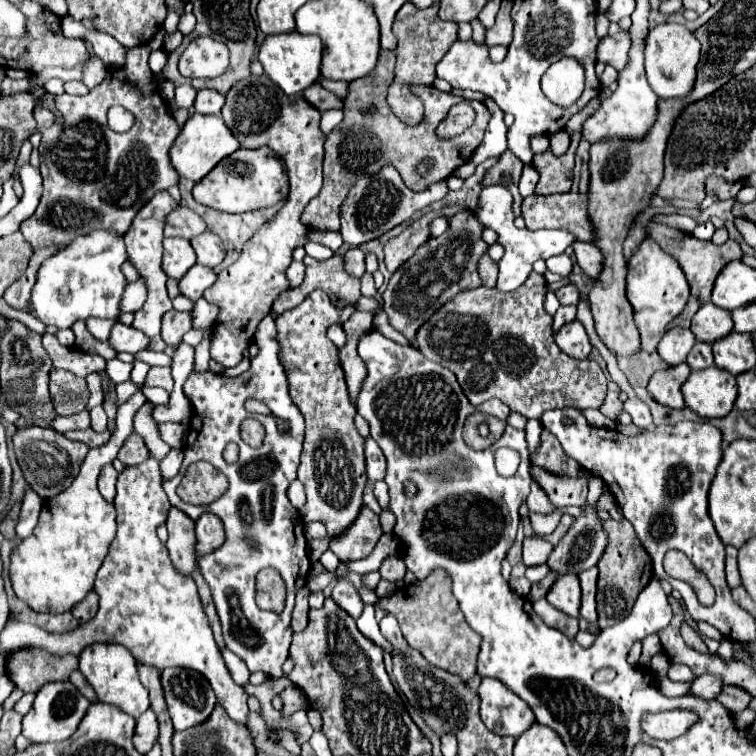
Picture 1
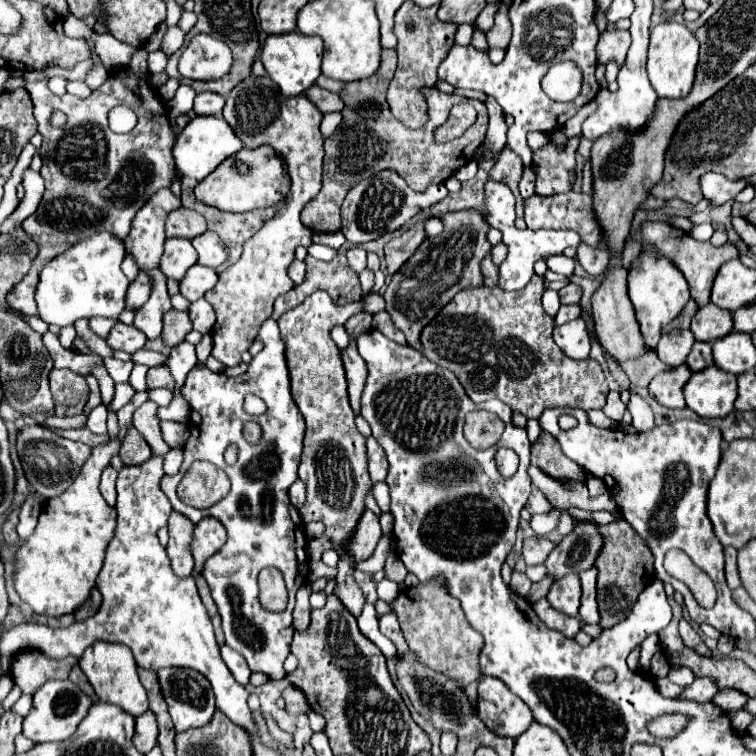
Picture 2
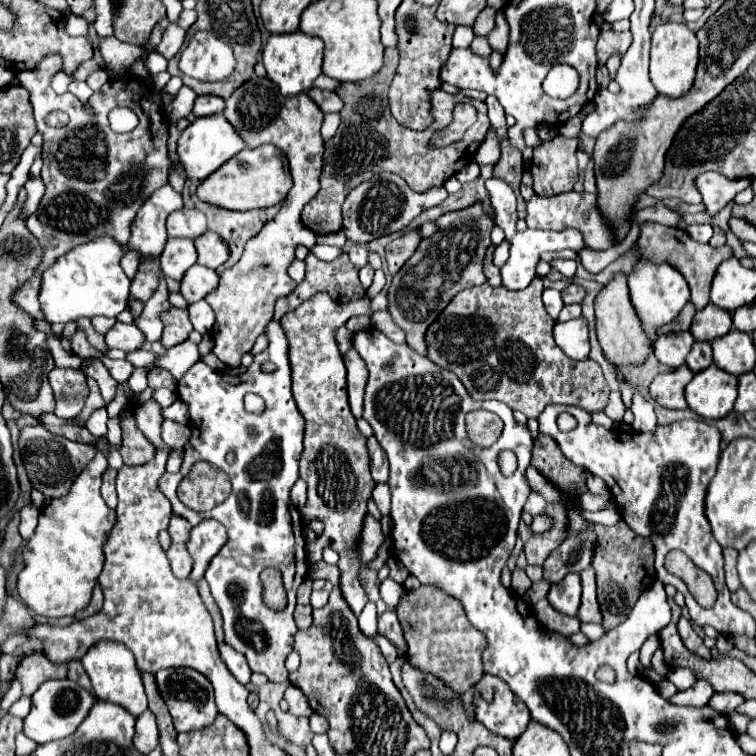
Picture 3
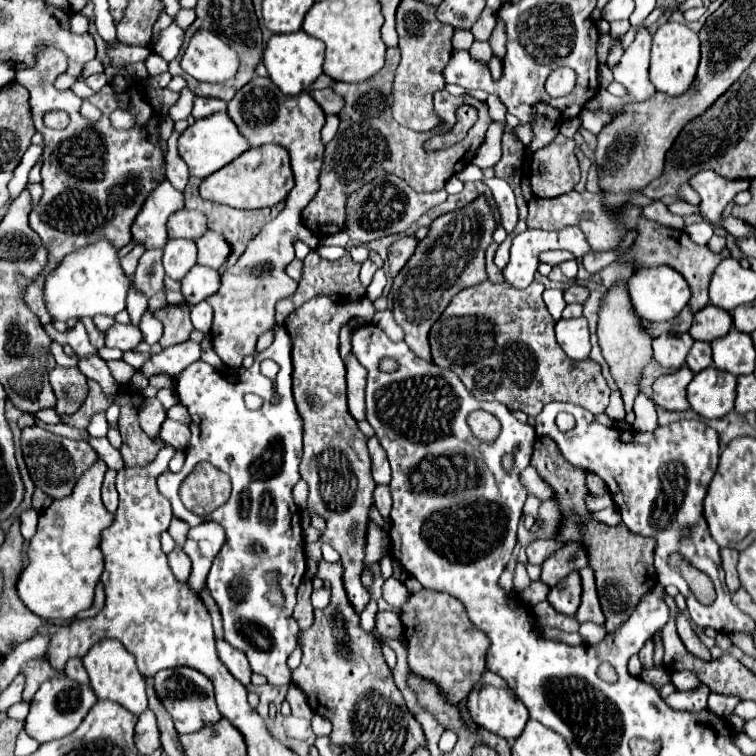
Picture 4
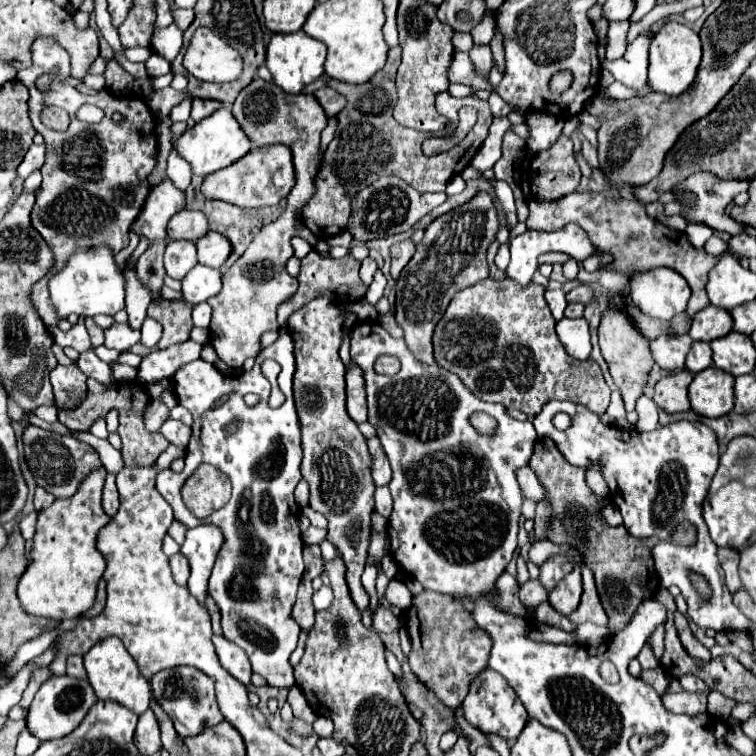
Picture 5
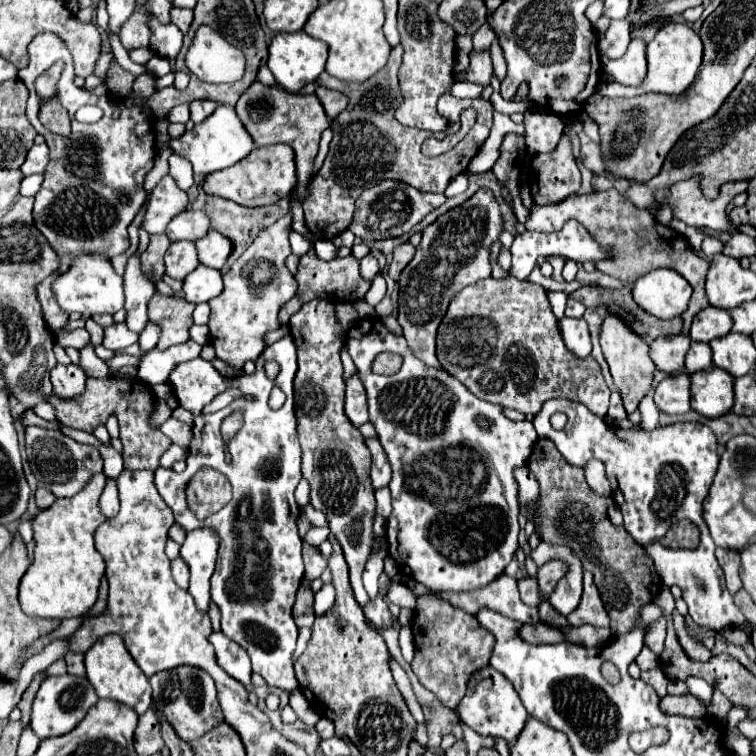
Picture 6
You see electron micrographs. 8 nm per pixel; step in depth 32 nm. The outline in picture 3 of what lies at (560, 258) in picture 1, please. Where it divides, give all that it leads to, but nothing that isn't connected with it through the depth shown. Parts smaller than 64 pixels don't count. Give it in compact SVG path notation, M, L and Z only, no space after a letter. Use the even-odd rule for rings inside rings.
M554 260L552 264L550 264L552 268L556 268L558 272L562 272L566 278L574 278L574 274L576 274L576 260Z

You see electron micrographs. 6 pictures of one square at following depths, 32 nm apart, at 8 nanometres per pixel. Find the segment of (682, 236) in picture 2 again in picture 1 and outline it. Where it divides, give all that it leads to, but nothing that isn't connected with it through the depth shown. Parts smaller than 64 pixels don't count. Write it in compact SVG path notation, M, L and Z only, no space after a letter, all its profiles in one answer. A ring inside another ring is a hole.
M648 222L646 224L646 238L654 240L666 254L670 254L682 268L682 272L686 274L686 280L690 284L692 296L700 298L700 302L710 302L710 292L714 288L714 280L718 276L718 272L724 268L724 264L732 262L732 260L740 260L742 258L742 250L734 240L728 240L722 246L714 246L710 240L698 240L692 234L686 234L682 230L670 228L666 224L658 224L658 222Z

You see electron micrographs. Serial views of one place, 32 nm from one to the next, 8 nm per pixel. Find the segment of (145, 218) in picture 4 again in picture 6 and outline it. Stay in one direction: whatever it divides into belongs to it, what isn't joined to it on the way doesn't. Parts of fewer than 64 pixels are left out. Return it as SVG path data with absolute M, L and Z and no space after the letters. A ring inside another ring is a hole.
M166 174L152 192L152 200L148 204L142 228L146 228L148 234L160 234L166 230L166 224L176 214L186 210L186 206L188 206L186 192L178 188L176 180L170 174Z

